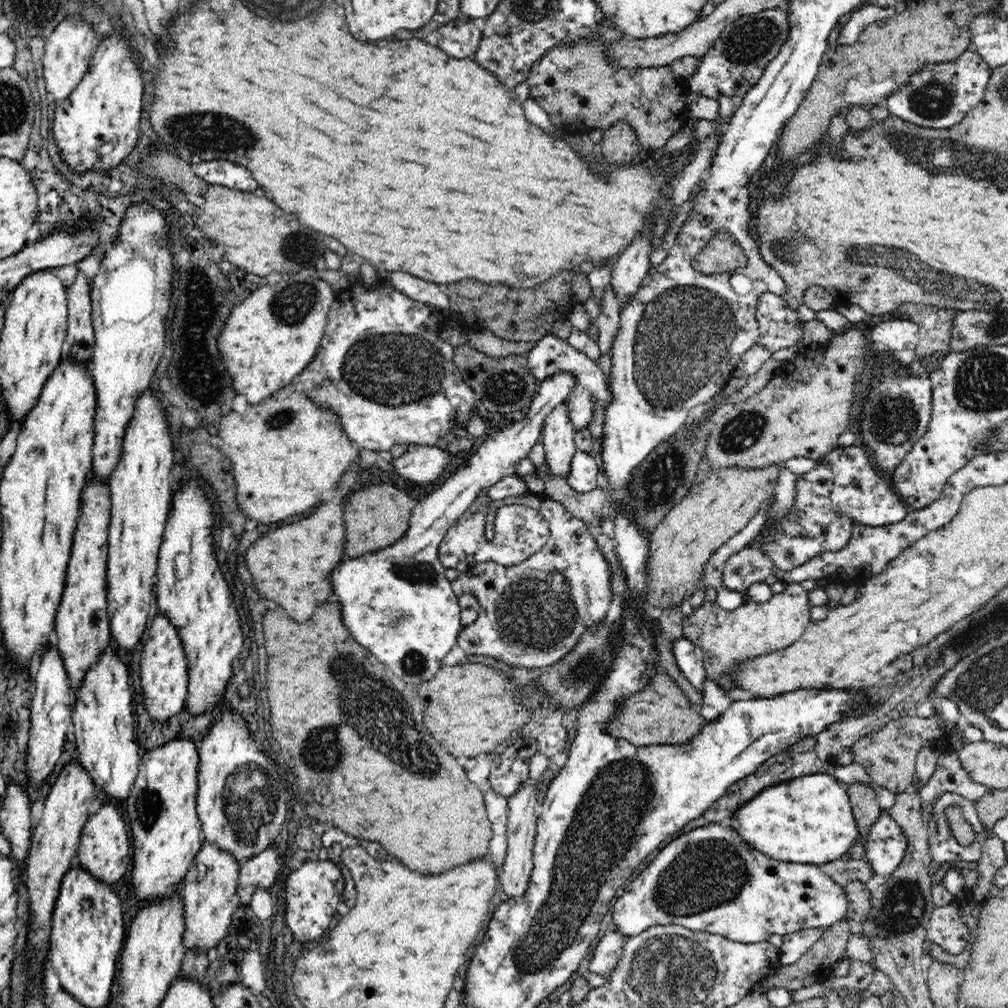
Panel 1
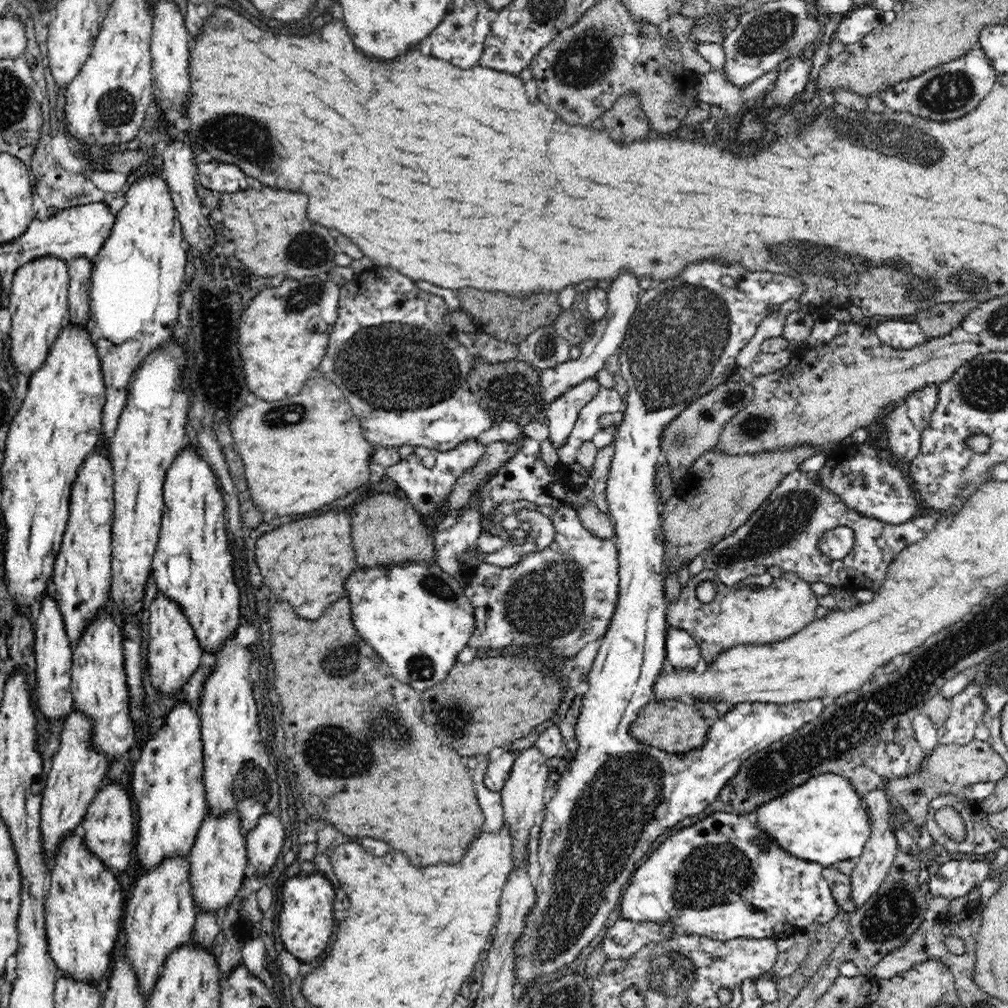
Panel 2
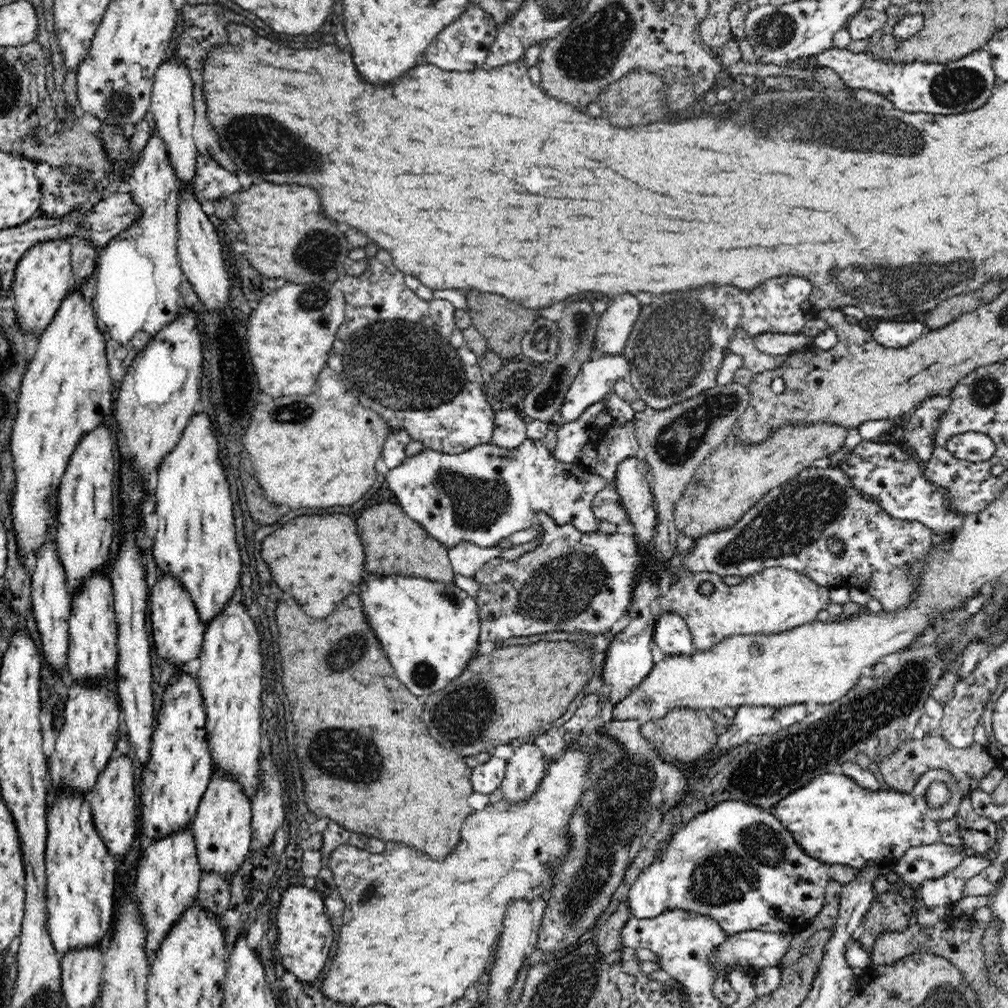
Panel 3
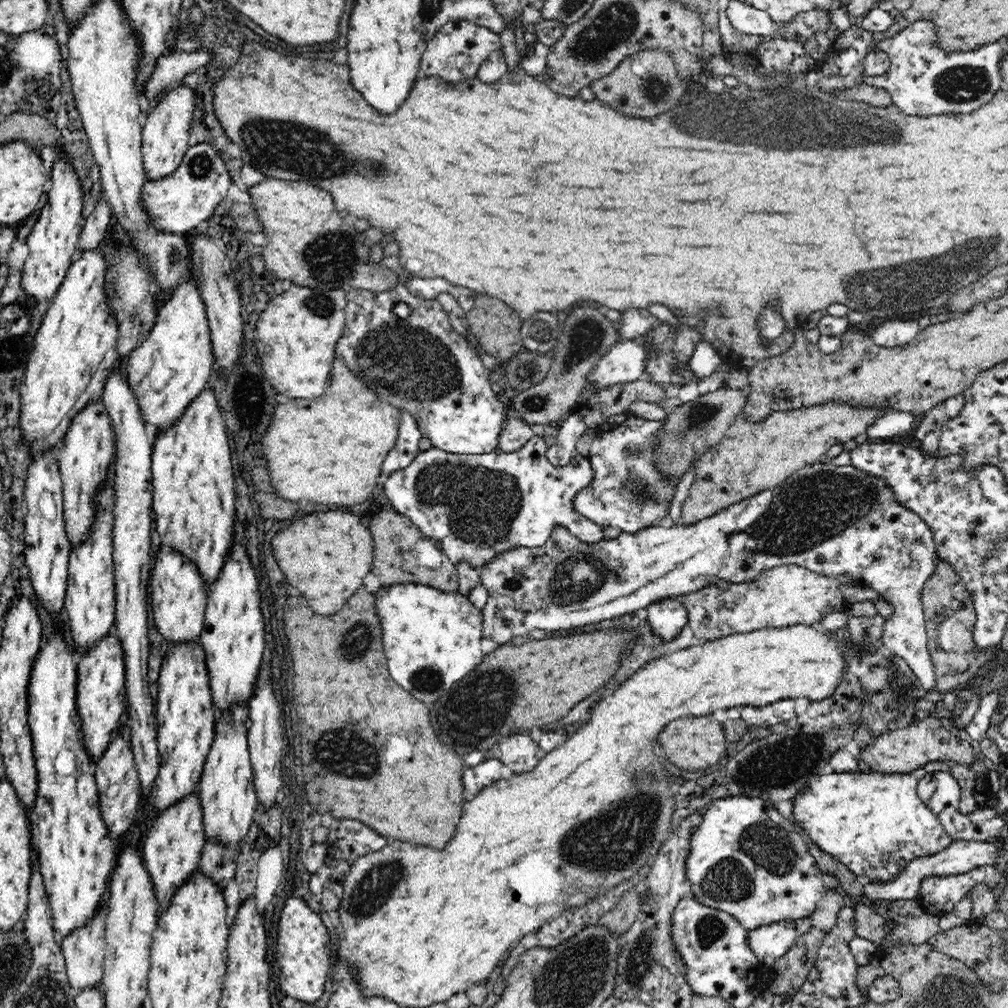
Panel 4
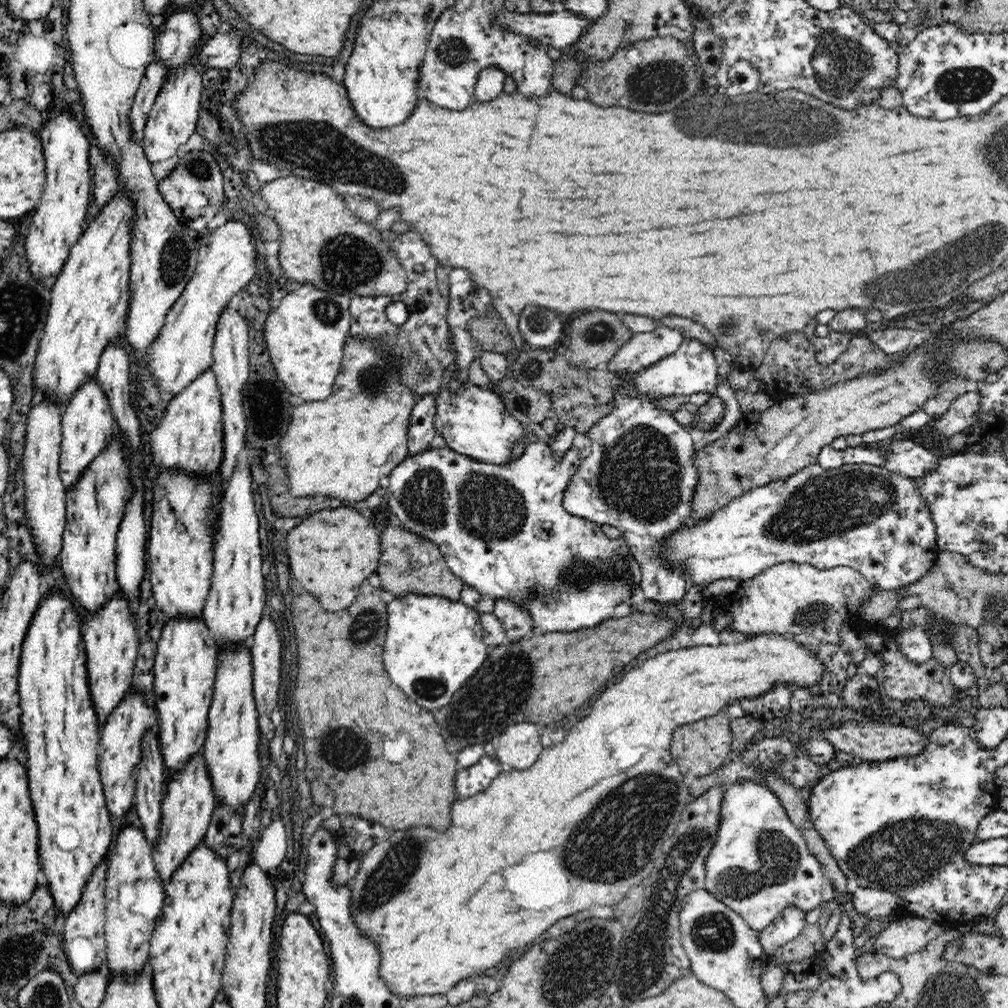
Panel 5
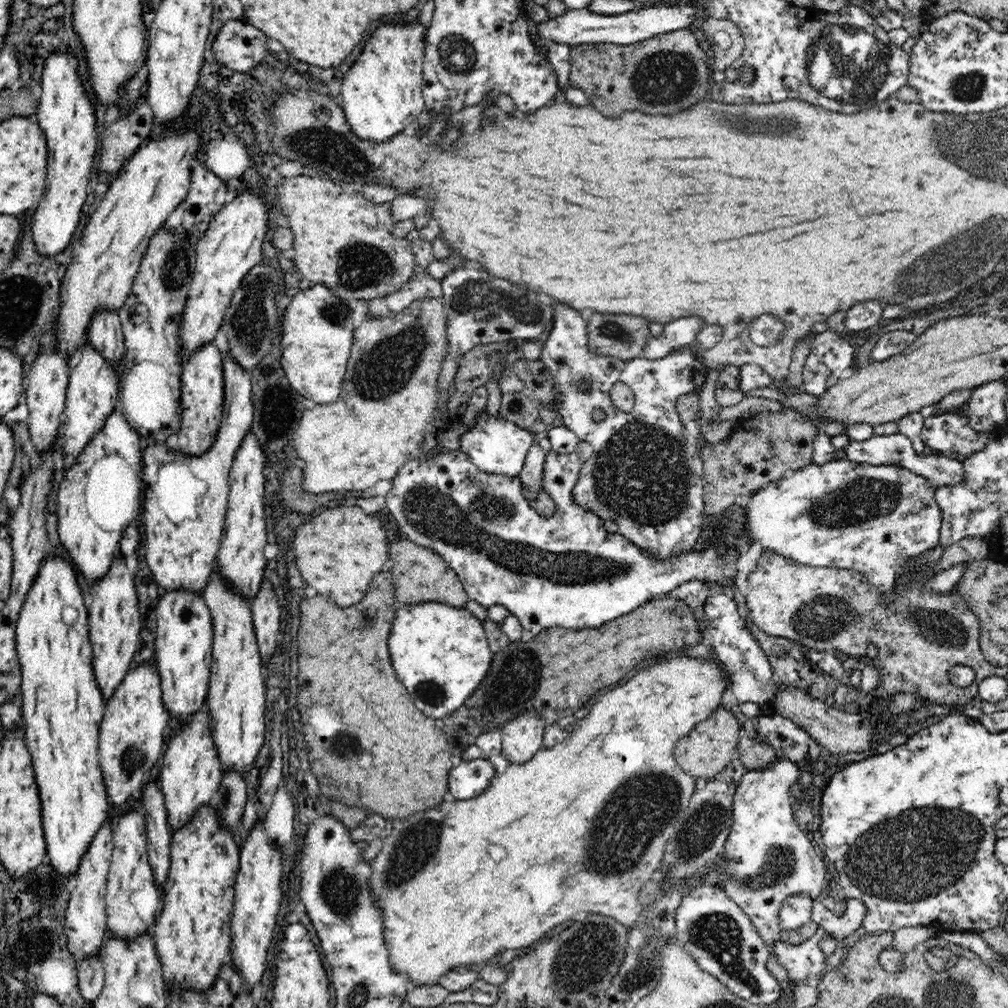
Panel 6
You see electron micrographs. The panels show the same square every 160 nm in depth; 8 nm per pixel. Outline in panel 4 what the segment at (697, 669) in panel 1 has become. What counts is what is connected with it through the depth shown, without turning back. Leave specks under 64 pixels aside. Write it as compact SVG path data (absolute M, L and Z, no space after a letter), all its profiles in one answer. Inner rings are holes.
M677 597L652 601L647 620L652 630L665 641L674 640L687 625L687 610Z

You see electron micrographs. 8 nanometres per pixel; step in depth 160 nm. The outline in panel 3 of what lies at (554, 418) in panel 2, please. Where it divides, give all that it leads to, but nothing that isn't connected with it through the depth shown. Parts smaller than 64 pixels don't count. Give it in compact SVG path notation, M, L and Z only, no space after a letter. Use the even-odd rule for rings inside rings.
M602 354L584 362L580 373L571 383L564 405L559 411L562 423L572 422L586 408L602 401L619 381L629 379L626 357L620 354Z

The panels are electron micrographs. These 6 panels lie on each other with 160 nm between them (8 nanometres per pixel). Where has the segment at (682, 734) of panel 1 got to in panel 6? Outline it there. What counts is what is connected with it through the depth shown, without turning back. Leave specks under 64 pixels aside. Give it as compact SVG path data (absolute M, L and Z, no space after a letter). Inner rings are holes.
M720 705L713 710L713 713L706 720L694 725L688 734L679 738L674 747L675 759L680 768L693 777L712 779L715 774L722 772L724 767L732 762L732 756L734 756L736 746L738 746L740 729L741 723L732 711Z

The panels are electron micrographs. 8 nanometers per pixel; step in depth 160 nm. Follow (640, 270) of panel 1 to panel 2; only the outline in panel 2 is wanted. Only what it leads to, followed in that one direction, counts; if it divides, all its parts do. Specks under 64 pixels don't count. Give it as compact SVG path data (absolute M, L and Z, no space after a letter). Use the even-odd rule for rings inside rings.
M622 274L622 276L618 276L616 282L610 284L610 290L607 294L606 314L599 321L594 321L592 334L581 345L581 355L575 360L570 359L557 364L554 368L542 370L540 372L540 392L536 399L548 407L556 398L560 398L572 388L582 384L586 378L595 378L598 371L604 369L604 362L608 360L608 356L612 356L622 346L627 333L627 326L630 324L630 318L632 318L638 306L640 294L642 294L642 290L638 286L638 280L630 274Z

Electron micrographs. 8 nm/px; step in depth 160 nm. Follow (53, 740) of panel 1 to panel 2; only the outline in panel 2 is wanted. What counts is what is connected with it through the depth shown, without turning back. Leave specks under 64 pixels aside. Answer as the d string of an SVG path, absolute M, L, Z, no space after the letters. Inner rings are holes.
M53 591L41 602L41 609L34 620L35 627L35 673L38 708L45 718L64 720L73 709L73 696L70 690L73 647L67 640L63 628L62 613L55 604Z

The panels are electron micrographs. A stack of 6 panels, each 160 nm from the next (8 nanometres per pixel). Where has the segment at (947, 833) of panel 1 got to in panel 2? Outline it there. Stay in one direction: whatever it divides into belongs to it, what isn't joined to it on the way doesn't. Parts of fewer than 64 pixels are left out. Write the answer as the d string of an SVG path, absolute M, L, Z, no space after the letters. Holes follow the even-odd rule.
M946 794L940 795L938 797L934 797L929 802L929 809L927 810L927 820L925 822L925 828L927 828L931 837L933 838L933 842L935 845L943 846L944 849L948 851L950 854L978 854L978 855L986 855L990 856L991 853L995 853L999 849L1002 849L1002 846L1006 844L1006 840L1004 840L1004 836L1002 833L998 833L996 829L992 828L987 821L987 815L984 813L982 808L980 808L980 804L977 801L972 801L969 798L966 798L964 794ZM941 806L952 806L957 809L963 823L965 824L965 835L961 841L956 841L950 837L949 834L946 834L942 827L936 822L935 812Z

